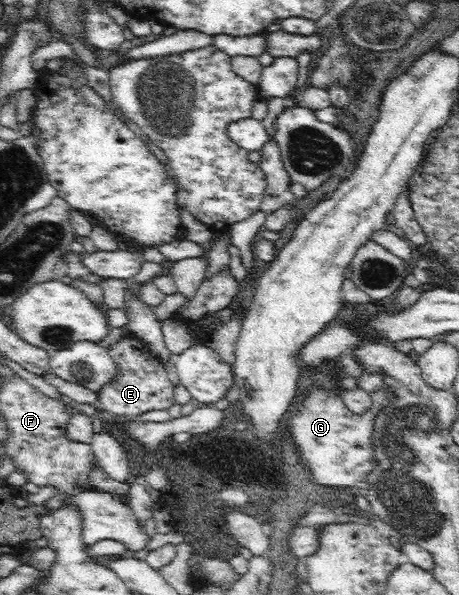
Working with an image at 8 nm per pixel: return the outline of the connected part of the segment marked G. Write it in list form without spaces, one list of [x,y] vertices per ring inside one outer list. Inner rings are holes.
[[[313,387],[303,403],[293,403],[289,417],[291,439],[297,443],[299,453],[307,463],[307,469],[311,469],[309,473],[315,483],[329,487],[355,487],[357,483],[365,481],[369,471],[377,467],[377,461],[371,457],[374,445],[371,439],[375,435],[377,411],[383,410],[389,399],[390,391],[382,387],[372,395],[372,408],[363,415],[356,415],[347,407],[341,407],[341,399],[337,395],[327,395],[323,389]]]

